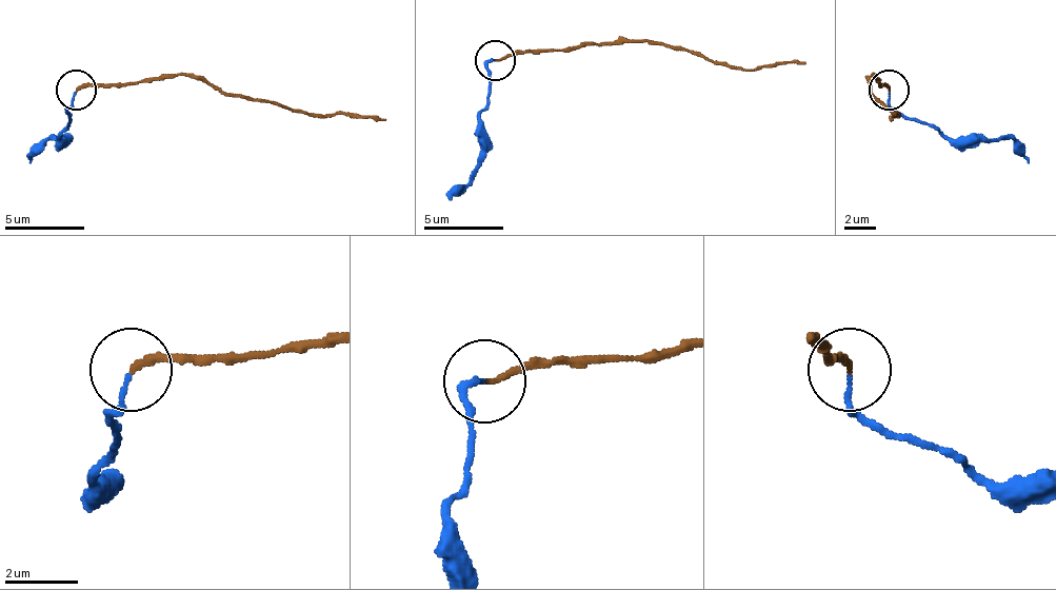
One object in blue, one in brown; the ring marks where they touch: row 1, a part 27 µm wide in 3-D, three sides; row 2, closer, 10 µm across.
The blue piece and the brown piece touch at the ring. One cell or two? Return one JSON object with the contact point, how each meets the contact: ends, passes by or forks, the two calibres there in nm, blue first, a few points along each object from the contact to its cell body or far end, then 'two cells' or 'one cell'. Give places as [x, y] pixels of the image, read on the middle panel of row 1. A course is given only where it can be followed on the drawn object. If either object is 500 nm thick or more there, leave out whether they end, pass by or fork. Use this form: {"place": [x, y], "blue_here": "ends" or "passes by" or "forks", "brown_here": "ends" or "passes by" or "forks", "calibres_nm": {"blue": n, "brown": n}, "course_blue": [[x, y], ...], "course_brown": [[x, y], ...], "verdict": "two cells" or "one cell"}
{"place": [495, 60], "blue_here": "ends", "brown_here": "ends", "calibres_nm": {"blue": 120, "brown": 180}, "course_blue": [[494, 61], [486, 73], [482, 164], [451, 200]], "course_brown": [[494, 61], [645, 41], [729, 64], [804, 64]], "verdict": "two cells"}

